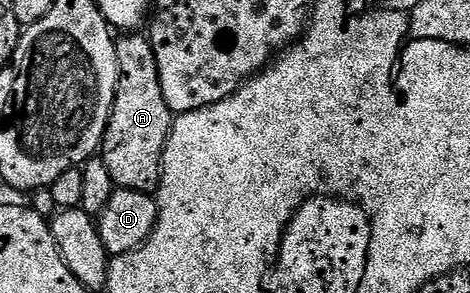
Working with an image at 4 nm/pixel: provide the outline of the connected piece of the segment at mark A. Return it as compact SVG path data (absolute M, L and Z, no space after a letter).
M127 33L116 42L117 65L119 66L119 84L115 90L115 104L107 122L107 131L103 134L101 157L111 174L116 188L124 187L134 191L154 192L159 186L159 173L163 162L163 150L171 132L173 113L169 105L165 105L165 97L161 93L161 81L157 73L157 61L151 48L150 38L139 33Z

